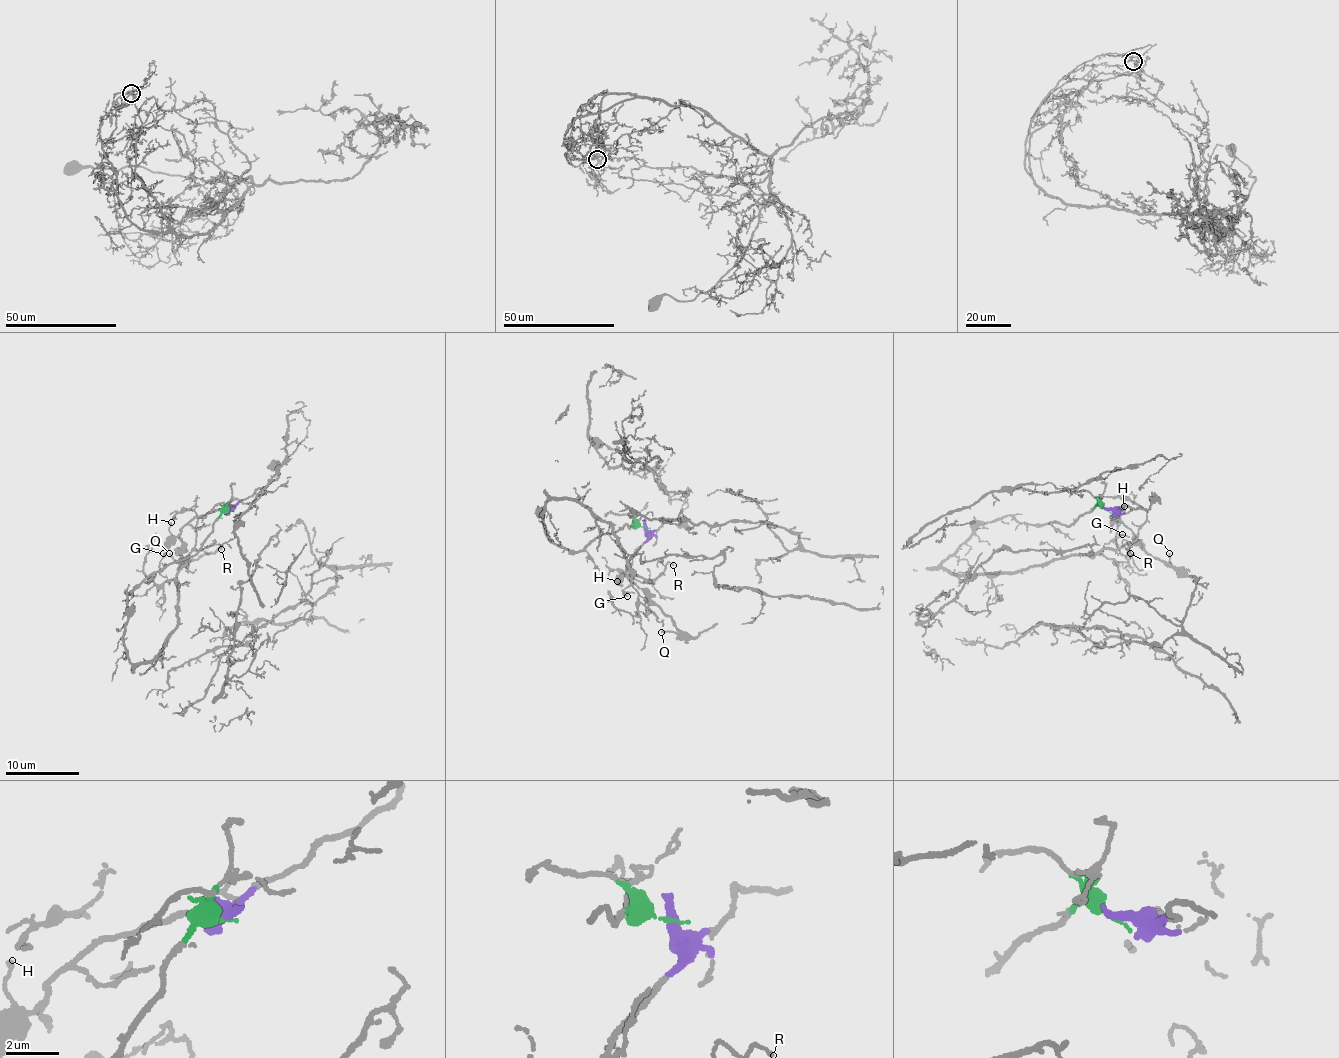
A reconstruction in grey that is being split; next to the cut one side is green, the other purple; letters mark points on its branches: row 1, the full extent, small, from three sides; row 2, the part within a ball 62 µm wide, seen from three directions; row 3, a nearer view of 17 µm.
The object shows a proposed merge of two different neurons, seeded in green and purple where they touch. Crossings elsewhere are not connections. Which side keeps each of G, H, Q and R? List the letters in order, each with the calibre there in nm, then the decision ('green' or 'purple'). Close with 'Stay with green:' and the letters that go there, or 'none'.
G: calibre 110 nm; green
H: calibre 150 nm; purple
Q: calibre 170 nm; purple
R: calibre 130 nm; green
Stay with green: G, R

